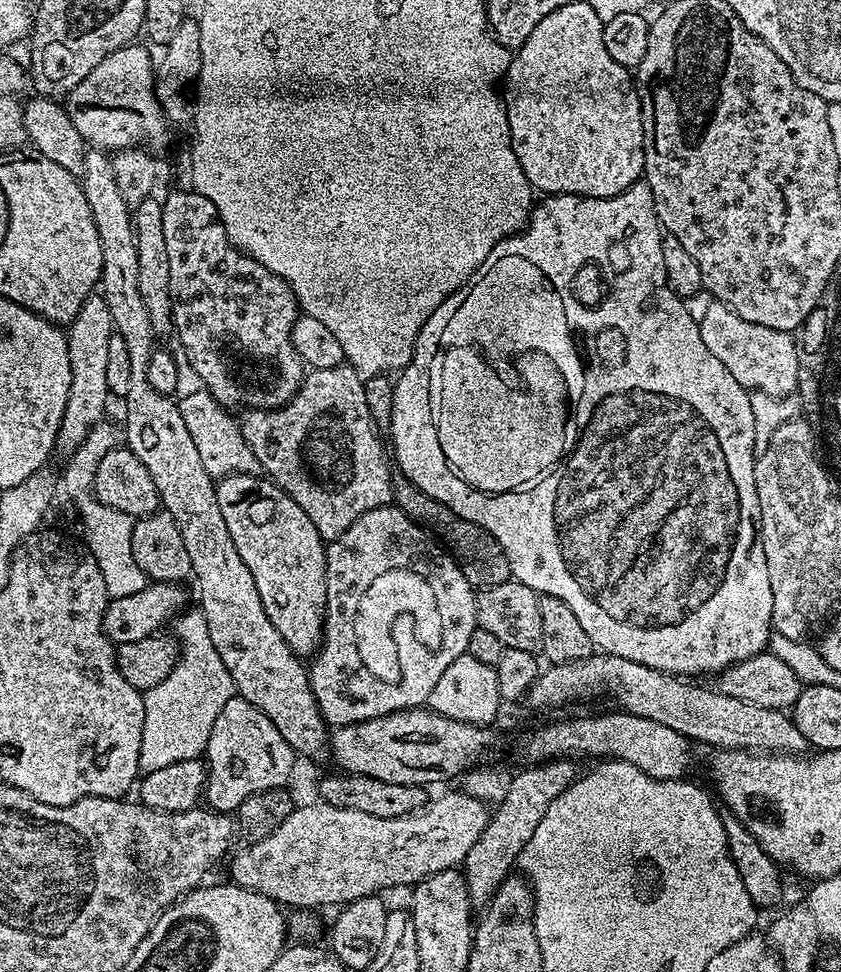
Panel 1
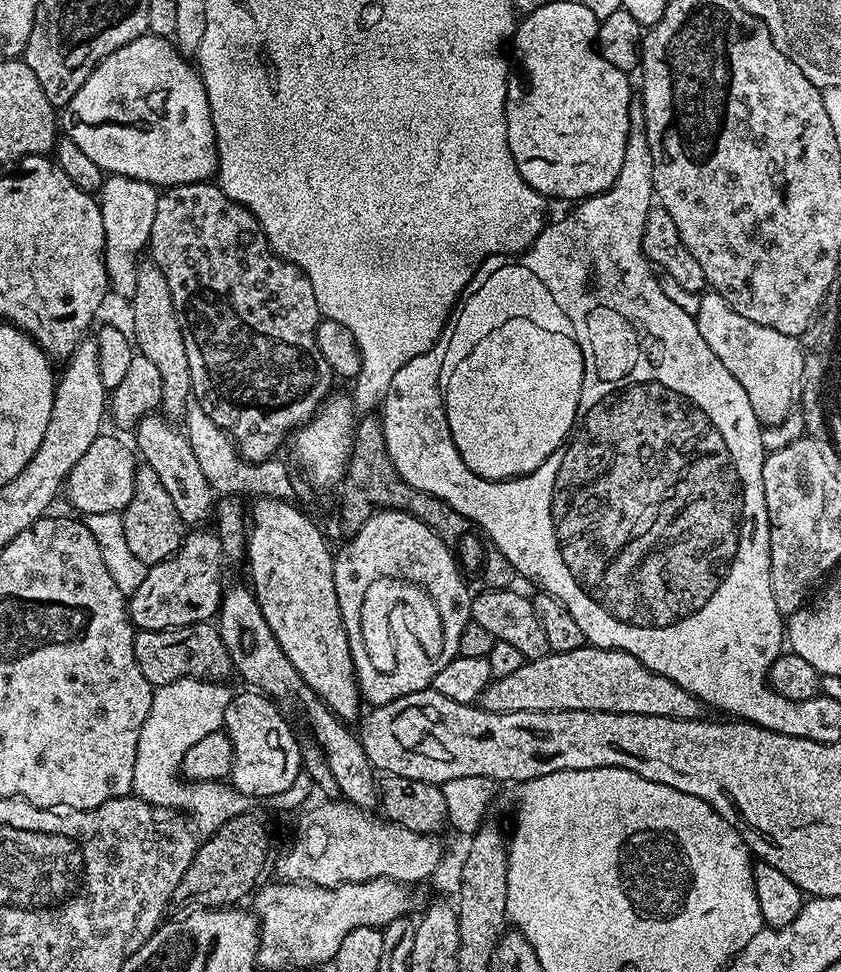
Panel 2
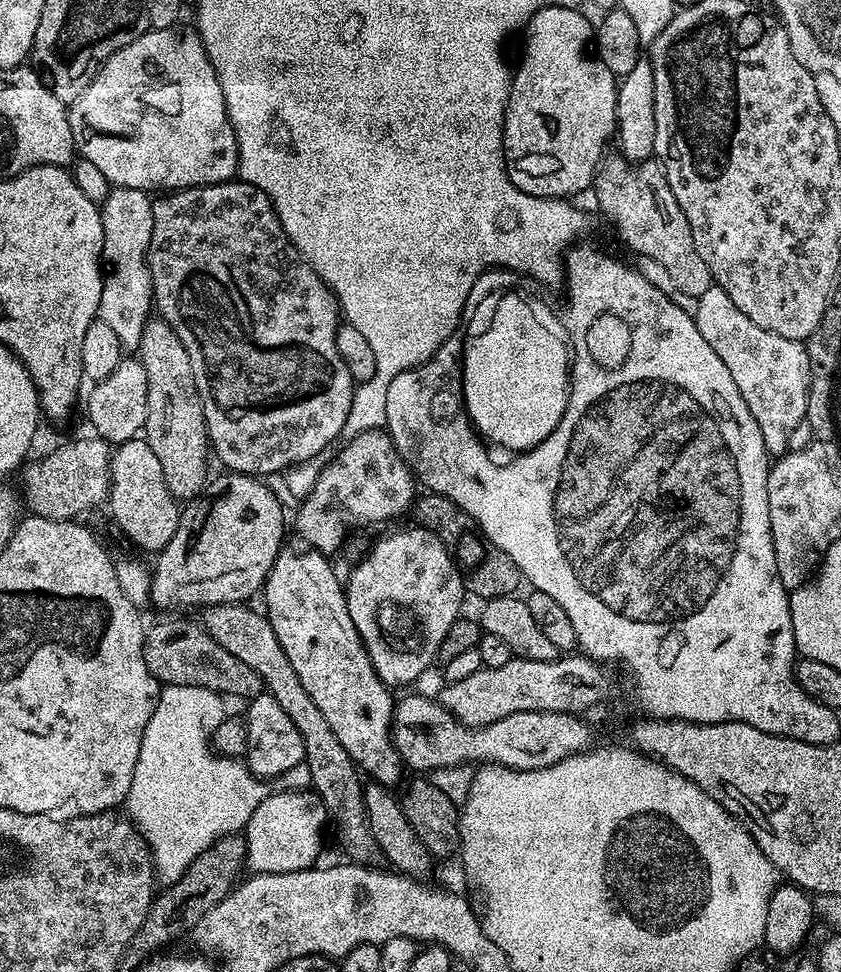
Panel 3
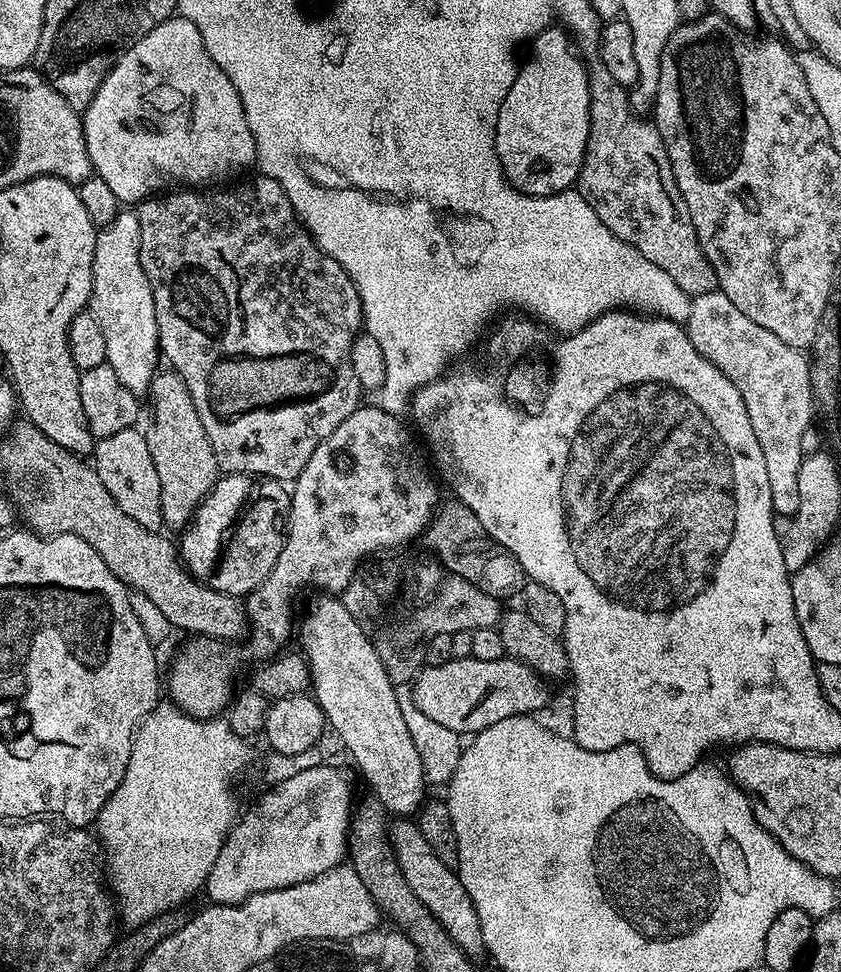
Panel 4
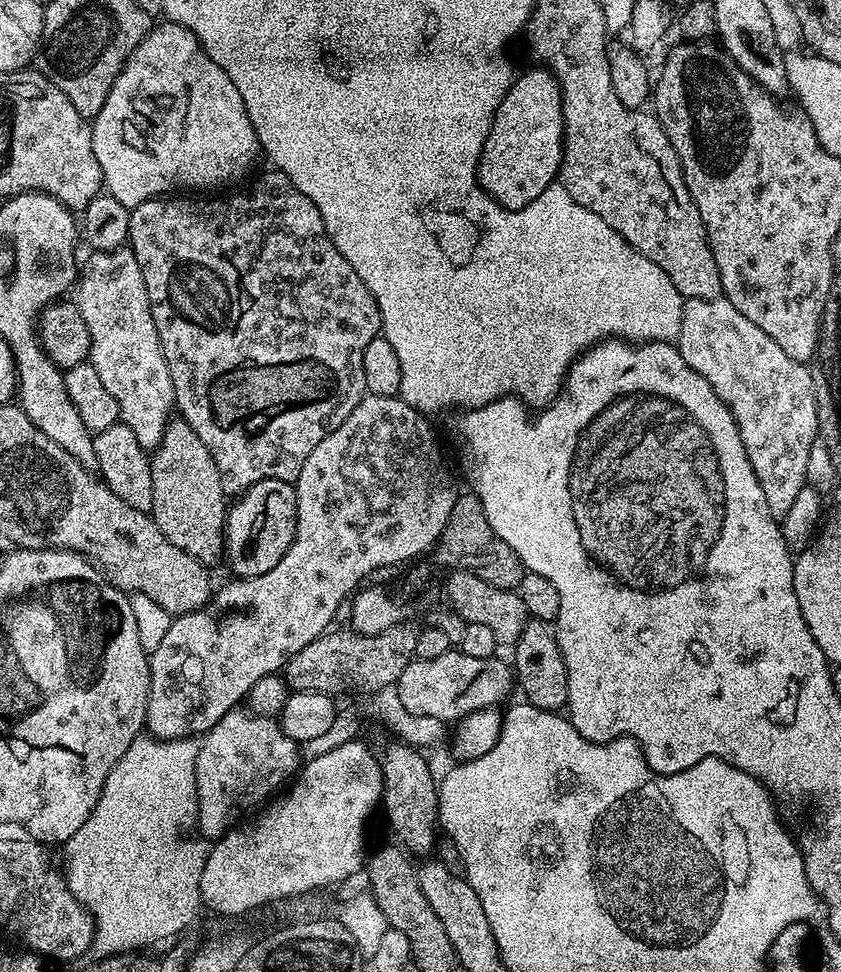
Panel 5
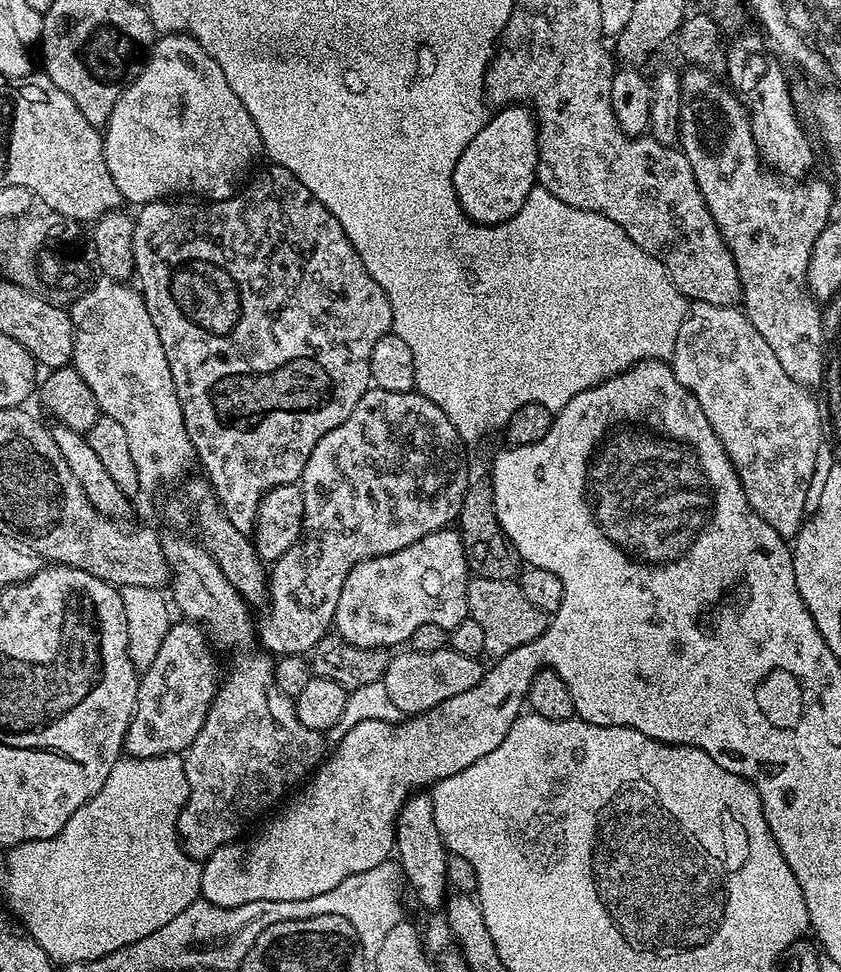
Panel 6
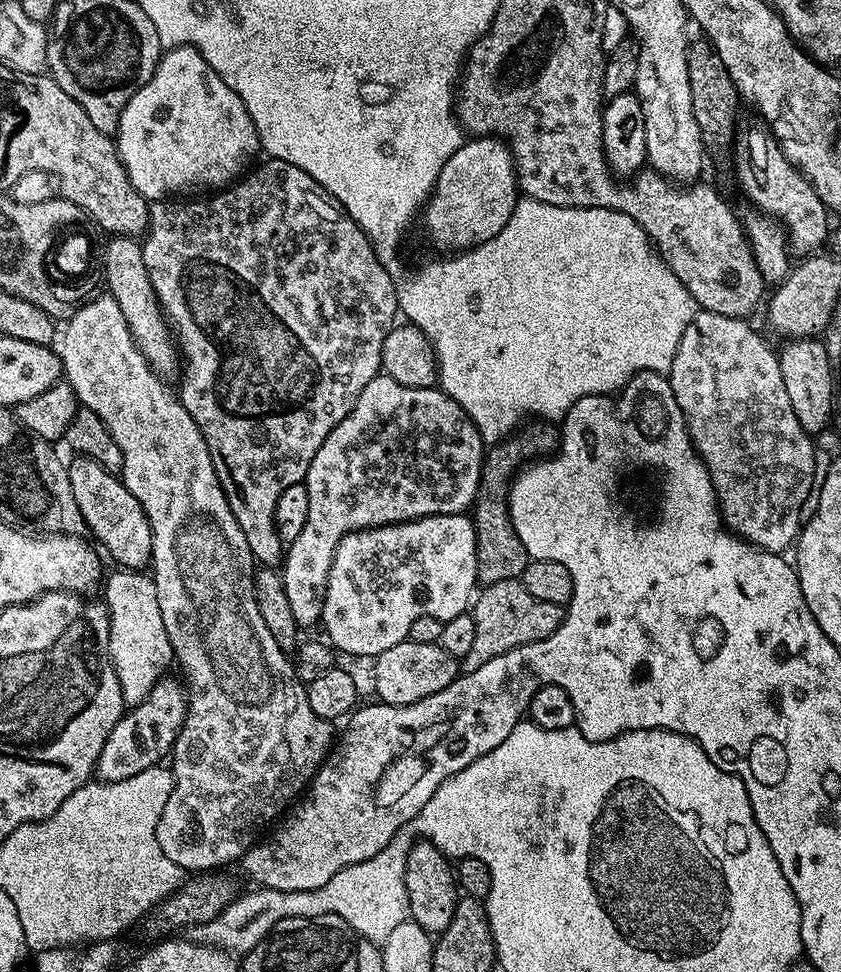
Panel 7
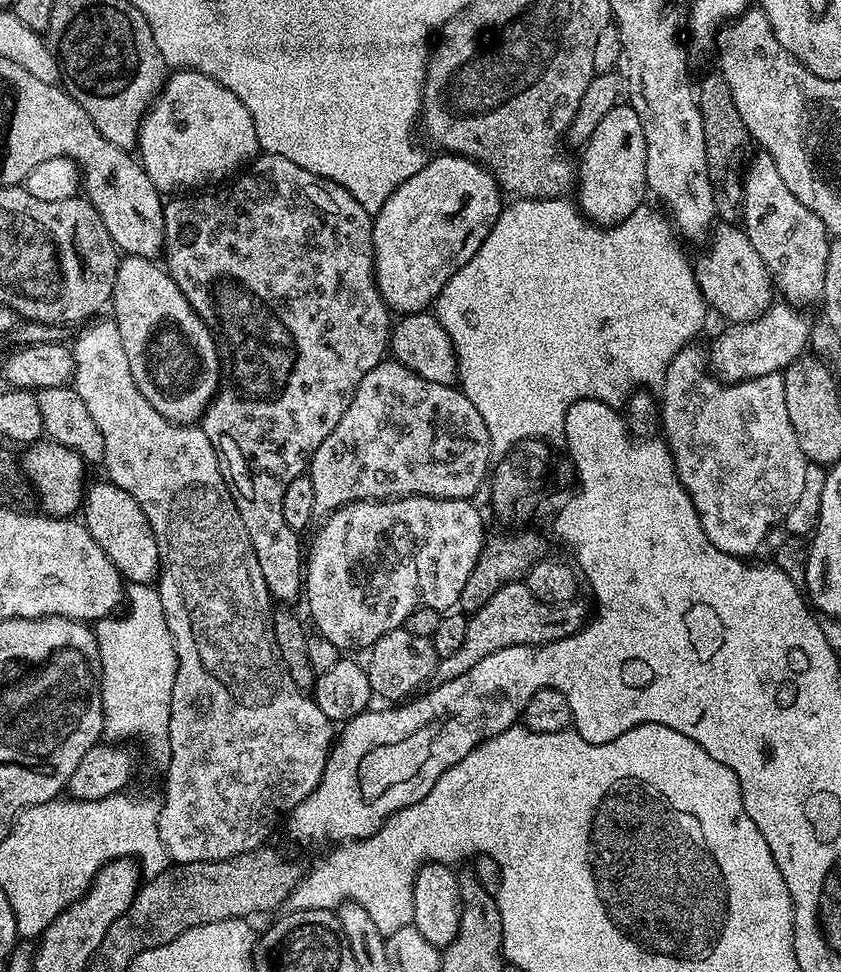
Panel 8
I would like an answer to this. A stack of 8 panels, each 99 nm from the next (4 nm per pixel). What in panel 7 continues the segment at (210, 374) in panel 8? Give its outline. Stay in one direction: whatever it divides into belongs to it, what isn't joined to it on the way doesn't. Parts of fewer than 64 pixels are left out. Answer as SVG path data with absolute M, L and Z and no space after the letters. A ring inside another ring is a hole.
M113 235L112 240L102 248L102 272L108 275L107 291L118 302L122 309L122 318L130 326L138 350L146 358L146 362L162 378L175 377L182 368L182 357L174 339L174 333L167 316L160 309L156 295L152 289L150 278L146 274L146 266L142 258L142 247L133 237Z

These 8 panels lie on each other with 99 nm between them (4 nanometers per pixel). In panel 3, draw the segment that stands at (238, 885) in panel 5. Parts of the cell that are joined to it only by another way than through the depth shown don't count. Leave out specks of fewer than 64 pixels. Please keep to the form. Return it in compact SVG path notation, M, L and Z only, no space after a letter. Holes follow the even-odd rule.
M273 791L250 814L248 825L243 830L243 838L246 842L246 864L253 873L266 875L282 874L283 872L302 871L311 868L317 863L320 856L320 835L324 832L324 824L328 820L328 812L315 791Z

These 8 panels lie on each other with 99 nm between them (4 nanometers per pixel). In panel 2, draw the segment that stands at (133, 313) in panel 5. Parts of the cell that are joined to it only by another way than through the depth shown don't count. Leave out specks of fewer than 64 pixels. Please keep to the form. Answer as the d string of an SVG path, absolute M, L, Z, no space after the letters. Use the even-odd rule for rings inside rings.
M105 175L104 185L98 193L98 203L104 227L104 265L108 271L108 283L113 293L124 298L134 294L136 266L142 253L148 248L150 230L154 226L154 214L158 210L161 193L156 185L138 178Z

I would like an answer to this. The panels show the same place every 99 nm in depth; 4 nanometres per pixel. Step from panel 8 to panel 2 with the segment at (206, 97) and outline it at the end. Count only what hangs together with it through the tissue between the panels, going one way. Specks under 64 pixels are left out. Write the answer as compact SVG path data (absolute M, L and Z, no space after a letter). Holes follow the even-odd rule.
M151 34L139 36L134 42L114 50L114 54L107 56L90 74L90 78L86 78L86 82L82 82L82 90L78 90L78 94L74 94L74 98L70 98L70 102L64 105L62 128L63 131L64 128L68 131L65 132L67 139L73 140L92 159L95 165L98 165L109 175L138 178L139 181L150 182L158 188L200 184L215 177L219 157L216 155L216 135L210 118L210 102L206 98L206 86L202 82L197 65L187 55L182 54L171 39L163 36Z

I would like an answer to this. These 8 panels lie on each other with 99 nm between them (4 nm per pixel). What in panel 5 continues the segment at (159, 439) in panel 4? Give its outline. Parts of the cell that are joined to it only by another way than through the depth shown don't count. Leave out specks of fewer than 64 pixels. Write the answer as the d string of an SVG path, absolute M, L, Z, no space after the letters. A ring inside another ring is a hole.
M169 419L162 442L151 453L150 459L150 478L154 478L154 502L150 515L158 530L162 530L178 550L186 550L186 554L200 564L213 566L219 560L221 563L228 508L218 466L214 466L214 458L210 458L210 450L206 450L202 438L190 430L184 419Z

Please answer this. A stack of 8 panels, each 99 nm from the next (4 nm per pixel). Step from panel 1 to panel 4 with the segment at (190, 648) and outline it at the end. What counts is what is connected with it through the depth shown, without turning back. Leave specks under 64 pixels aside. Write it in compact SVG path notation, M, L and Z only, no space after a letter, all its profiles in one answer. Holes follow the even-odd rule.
M171 702L157 704L154 711L148 713L140 721L140 726L136 729L136 739L132 742L130 762L126 766L126 774L122 778L122 782L118 782L114 794L110 794L106 806L102 806L102 810L96 815L94 821L95 835L106 853L106 874L107 877L108 874L110 876L108 884L116 901L119 919L123 925L126 924L125 927L129 929L140 927L157 917L158 914L175 911L183 907L184 902L207 885L209 870L213 868L218 852L228 836L228 831L238 819L236 796L232 793L232 779L248 764L248 744L249 741L245 737L235 736L232 733L232 728L228 725L227 719L198 720L195 716L187 716L177 704Z

